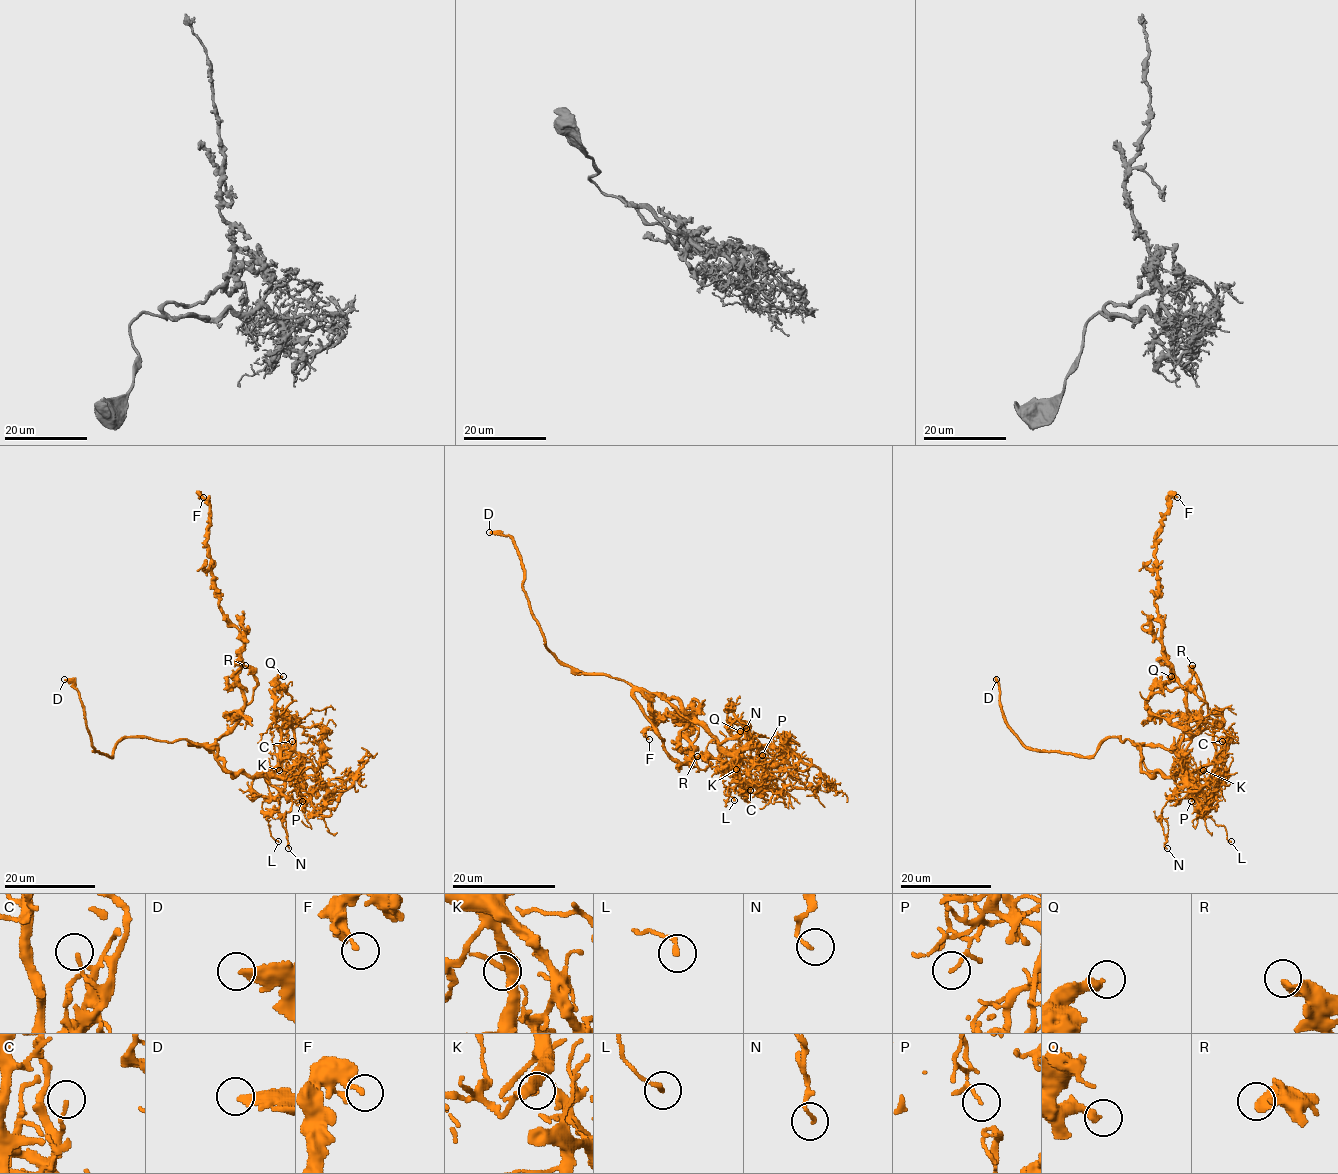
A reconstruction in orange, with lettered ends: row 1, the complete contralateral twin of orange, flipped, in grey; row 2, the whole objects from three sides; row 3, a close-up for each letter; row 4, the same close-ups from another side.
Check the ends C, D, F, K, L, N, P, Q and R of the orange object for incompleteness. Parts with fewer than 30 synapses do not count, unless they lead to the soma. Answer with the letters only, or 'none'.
D

